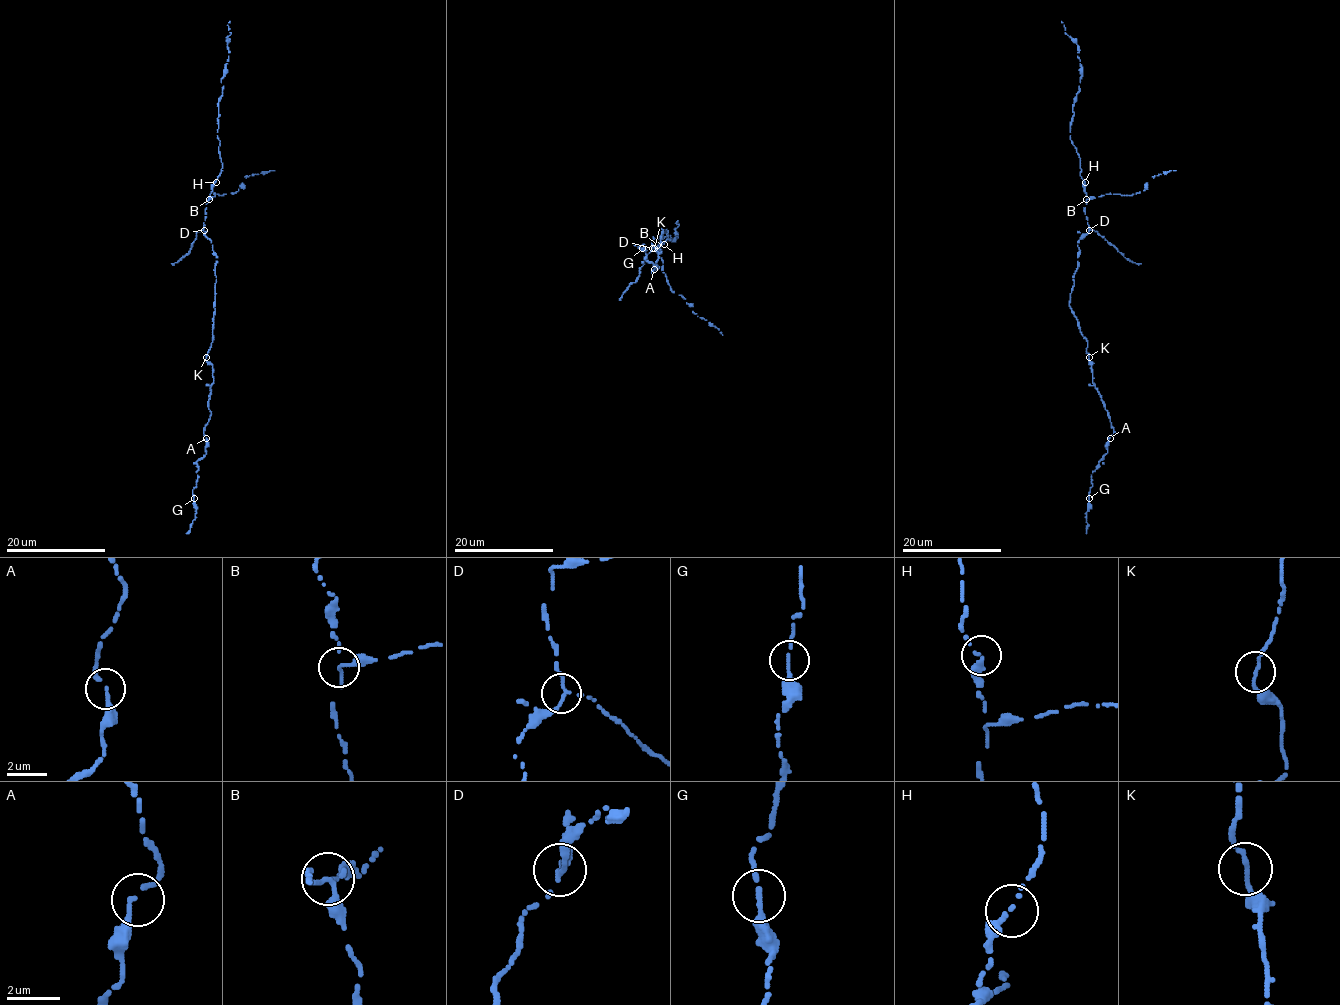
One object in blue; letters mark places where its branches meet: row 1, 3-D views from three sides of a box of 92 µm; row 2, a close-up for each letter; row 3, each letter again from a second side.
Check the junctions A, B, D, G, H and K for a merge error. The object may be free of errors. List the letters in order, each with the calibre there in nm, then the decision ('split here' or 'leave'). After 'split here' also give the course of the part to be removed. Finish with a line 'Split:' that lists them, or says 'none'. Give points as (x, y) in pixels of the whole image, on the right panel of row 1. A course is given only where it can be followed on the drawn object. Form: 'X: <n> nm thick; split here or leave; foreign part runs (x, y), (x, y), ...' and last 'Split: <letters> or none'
A: 180 nm thick; leave
B: 180 nm thick; split here; foreign part runs (1086, 199), (1138, 193), (1152, 177), (1176, 170)
D: 170 nm thick; leave
G: 190 nm thick; leave
H: 190 nm thick; leave
K: 160 nm thick; leave
Split: B

